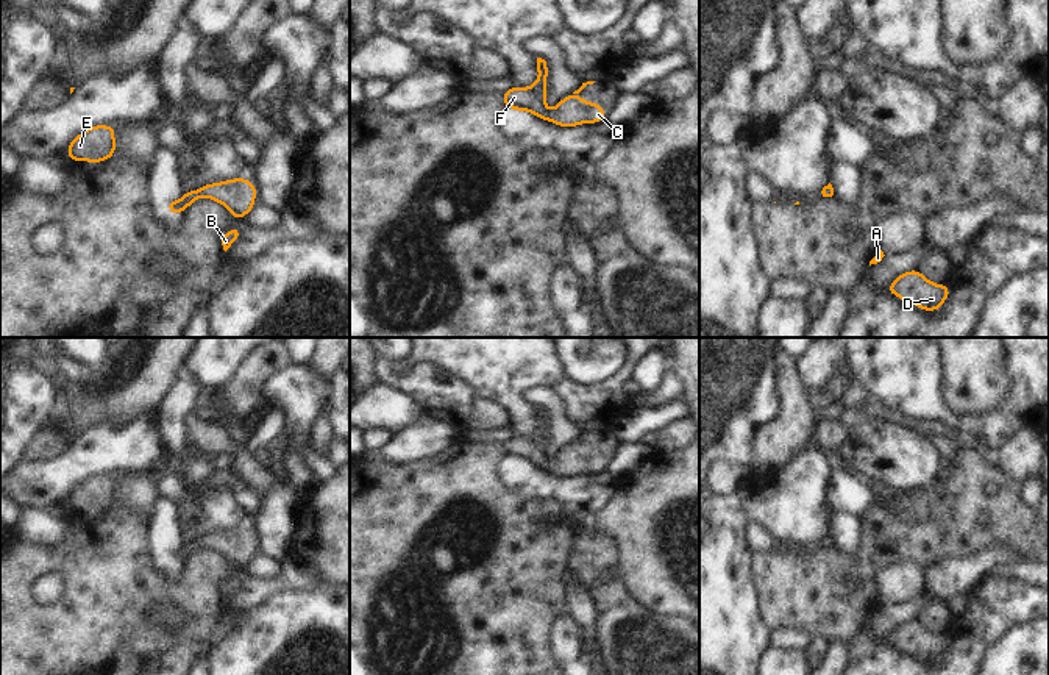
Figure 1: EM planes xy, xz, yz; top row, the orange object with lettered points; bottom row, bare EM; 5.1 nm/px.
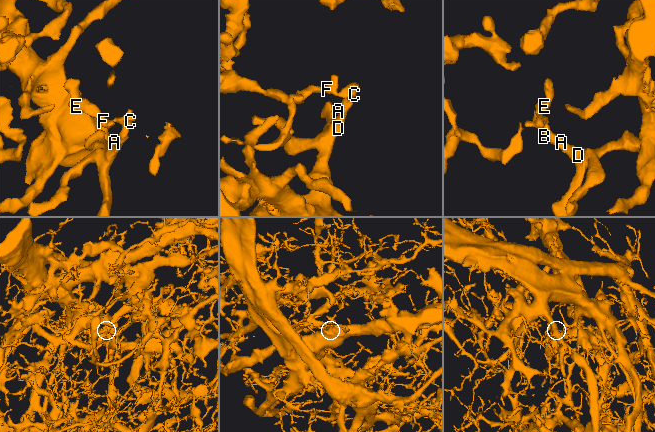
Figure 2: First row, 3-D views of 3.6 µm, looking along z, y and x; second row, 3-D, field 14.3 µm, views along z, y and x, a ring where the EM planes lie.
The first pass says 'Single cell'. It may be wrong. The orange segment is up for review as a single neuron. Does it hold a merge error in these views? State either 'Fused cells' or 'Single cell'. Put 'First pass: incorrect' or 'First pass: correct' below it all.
Single cell.
First pass: correct

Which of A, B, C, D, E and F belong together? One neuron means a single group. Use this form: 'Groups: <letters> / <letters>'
Groups: A B C D E F.

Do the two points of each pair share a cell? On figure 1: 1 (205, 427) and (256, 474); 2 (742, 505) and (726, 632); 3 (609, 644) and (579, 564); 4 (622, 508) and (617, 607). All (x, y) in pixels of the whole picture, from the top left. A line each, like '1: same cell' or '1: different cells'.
1: same cell
2: same cell
3: same cell
4: different cells

